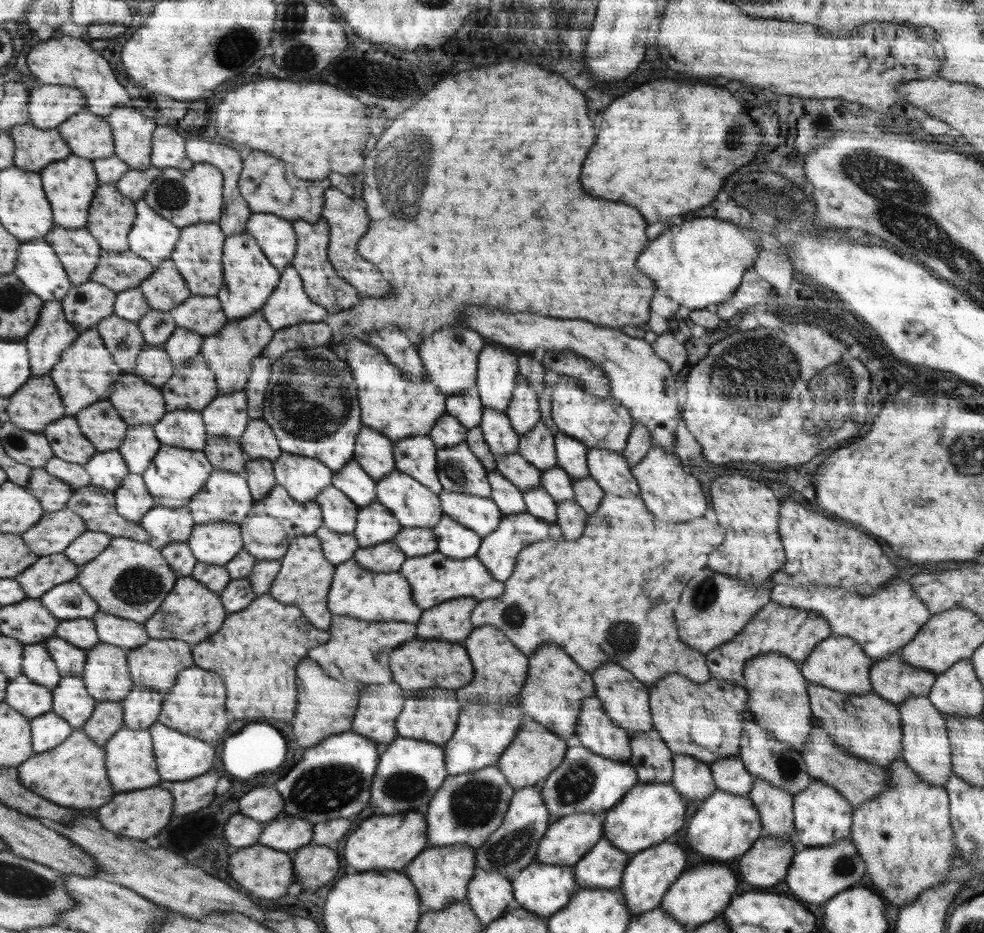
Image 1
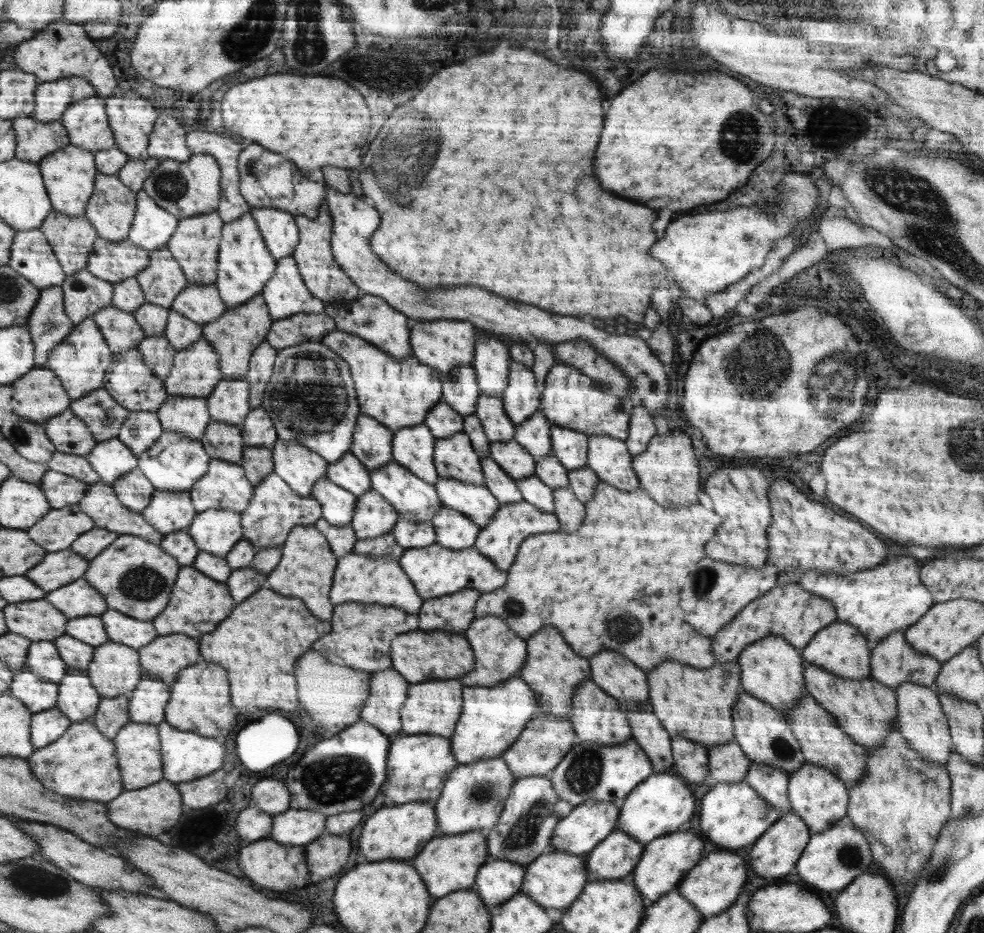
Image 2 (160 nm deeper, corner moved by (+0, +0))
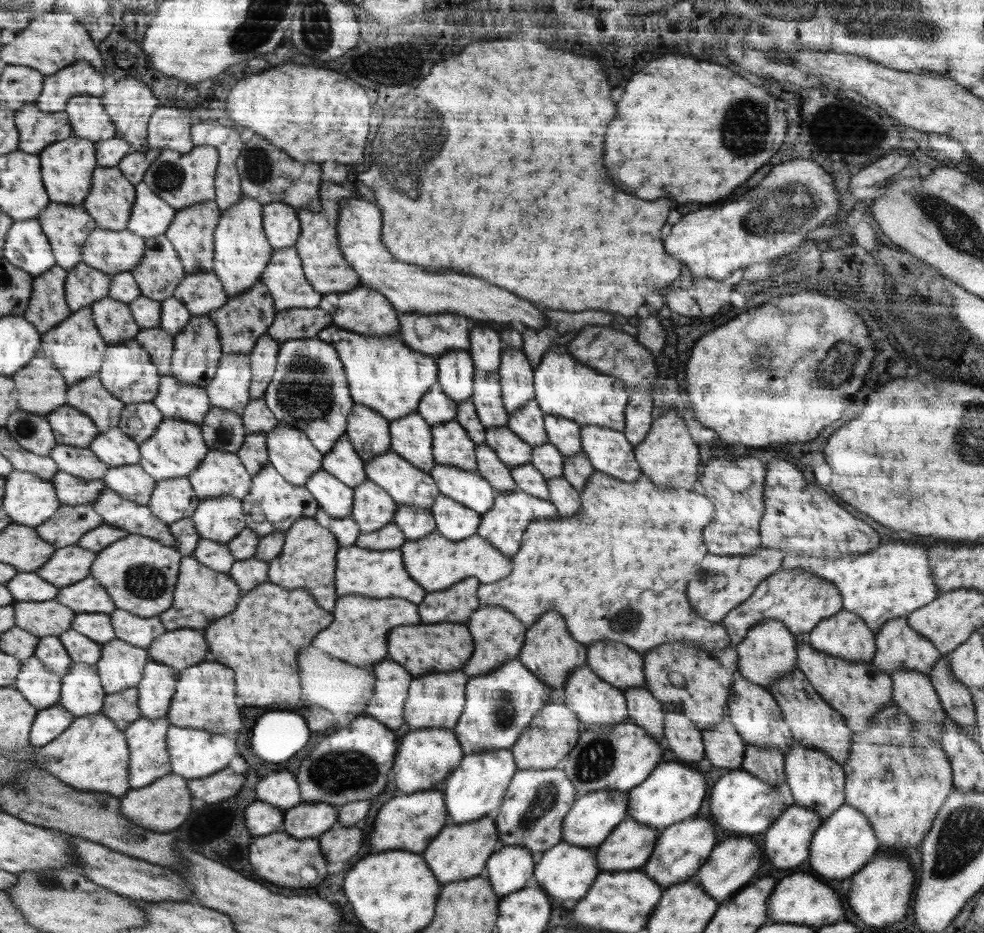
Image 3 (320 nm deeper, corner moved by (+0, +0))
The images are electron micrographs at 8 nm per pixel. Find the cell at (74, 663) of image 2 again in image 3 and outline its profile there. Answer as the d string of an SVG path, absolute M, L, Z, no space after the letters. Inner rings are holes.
M71 628L59 637L73 663L94 665L101 660L103 645L88 638L88 635L80 634L80 631Z

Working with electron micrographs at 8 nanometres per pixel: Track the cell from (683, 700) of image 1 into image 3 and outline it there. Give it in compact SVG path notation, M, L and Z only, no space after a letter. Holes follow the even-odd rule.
M682 641L664 643L643 654L645 688L664 706L669 705L670 709L676 708L684 713L702 732L726 716L728 698L738 671L738 659L737 650L730 646L722 650L705 651ZM671 672L681 674L686 686L676 688L671 684L668 679Z

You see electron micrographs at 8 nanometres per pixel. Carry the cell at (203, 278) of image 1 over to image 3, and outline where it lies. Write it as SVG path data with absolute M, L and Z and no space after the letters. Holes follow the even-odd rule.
M215 201L202 202L196 206L180 210L175 214L176 222L172 222L172 230L168 230L167 237L178 251L186 274L198 274L212 271L212 256L215 256L215 234L217 221L220 220L221 211Z

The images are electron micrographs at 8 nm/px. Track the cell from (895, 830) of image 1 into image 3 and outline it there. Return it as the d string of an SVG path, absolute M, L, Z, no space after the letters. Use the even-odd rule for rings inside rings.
M892 704L874 714L873 724L865 731L856 732L852 736L852 746L849 755L843 764L845 772L845 803L869 820L879 846L891 850L896 854L908 854L910 847L921 844L928 829L932 826L938 810L944 806L944 801L953 791L953 770L946 751L941 744L922 736L917 731L913 720L898 706Z

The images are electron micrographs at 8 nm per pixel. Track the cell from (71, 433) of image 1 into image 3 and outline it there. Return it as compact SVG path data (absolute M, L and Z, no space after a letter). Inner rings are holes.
M62 406L46 418L57 444L88 447L100 432L92 418L72 406Z

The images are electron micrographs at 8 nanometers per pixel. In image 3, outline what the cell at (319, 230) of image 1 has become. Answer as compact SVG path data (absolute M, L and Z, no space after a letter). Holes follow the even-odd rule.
M326 181L323 182L322 190L320 190L322 210L312 212L300 209L297 212L298 221L302 224L302 233L299 234L295 247L302 259L303 270L308 282L322 296L328 293L343 293L362 284L357 270L344 259L338 238L340 203L354 198L357 198L355 189L350 184L336 186L336 184Z

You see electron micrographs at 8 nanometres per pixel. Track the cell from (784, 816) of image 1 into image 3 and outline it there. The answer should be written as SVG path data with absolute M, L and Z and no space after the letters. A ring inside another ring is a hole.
M747 744L740 768L774 786L786 781L785 755L774 749Z

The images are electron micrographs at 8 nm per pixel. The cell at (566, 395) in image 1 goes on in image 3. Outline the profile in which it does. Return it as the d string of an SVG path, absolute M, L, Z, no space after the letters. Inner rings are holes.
M554 345L545 352L539 366L534 368L534 387L534 399L546 415L569 418L582 427L598 425L617 431L625 427L629 389L622 384L621 379L584 366L572 354L568 354L566 347Z

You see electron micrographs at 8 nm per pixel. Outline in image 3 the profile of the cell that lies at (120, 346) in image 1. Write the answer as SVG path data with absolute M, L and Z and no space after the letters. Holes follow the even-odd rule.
M106 296L89 307L94 312L95 325L100 335L110 345L135 340L142 332L132 316L128 303Z

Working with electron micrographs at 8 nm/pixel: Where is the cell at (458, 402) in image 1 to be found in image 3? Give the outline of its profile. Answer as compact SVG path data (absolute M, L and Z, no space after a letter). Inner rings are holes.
M450 351L438 358L438 382L456 403L471 398L475 366L469 351Z

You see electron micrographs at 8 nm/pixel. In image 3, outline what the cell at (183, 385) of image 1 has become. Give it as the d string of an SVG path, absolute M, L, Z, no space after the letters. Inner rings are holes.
M209 314L198 316L191 315L188 324L182 332L175 337L173 355L171 358L171 372L174 378L192 383L193 385L204 387L213 379L217 371L220 360L222 360L223 349L219 339L219 330L216 322L210 318Z

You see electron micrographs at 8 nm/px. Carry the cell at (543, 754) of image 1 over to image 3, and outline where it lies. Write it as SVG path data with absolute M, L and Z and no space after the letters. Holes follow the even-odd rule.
M561 699L544 706L544 710L540 710L540 718L536 718L536 722L532 722L532 726L527 727L528 734L524 734L524 738L520 738L520 742L516 742L516 746L511 747L515 762L522 770L556 767L579 743L584 729L577 714Z

